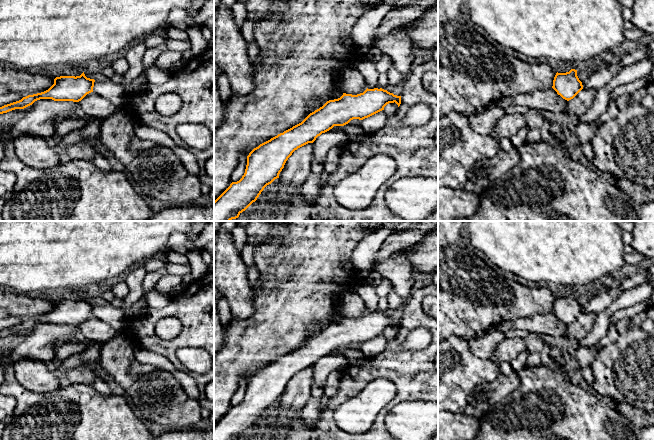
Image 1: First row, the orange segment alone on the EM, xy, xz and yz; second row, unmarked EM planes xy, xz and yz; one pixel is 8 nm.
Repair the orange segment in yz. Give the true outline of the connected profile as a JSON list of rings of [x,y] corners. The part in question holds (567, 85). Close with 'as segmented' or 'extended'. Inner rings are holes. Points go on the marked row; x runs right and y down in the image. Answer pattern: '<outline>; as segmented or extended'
[[[571,69],[566,73],[556,73],[552,88],[563,99],[569,101],[573,99],[582,89],[582,82],[577,76],[577,70]]]; as segmented

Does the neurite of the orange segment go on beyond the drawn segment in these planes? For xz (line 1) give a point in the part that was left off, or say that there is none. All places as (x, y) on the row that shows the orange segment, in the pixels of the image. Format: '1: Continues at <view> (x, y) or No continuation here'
1: No continuation here

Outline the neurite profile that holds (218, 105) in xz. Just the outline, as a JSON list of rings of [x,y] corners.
[[[214,63],[214,132],[224,119],[224,105],[221,101],[217,80],[220,75],[218,66]]]

